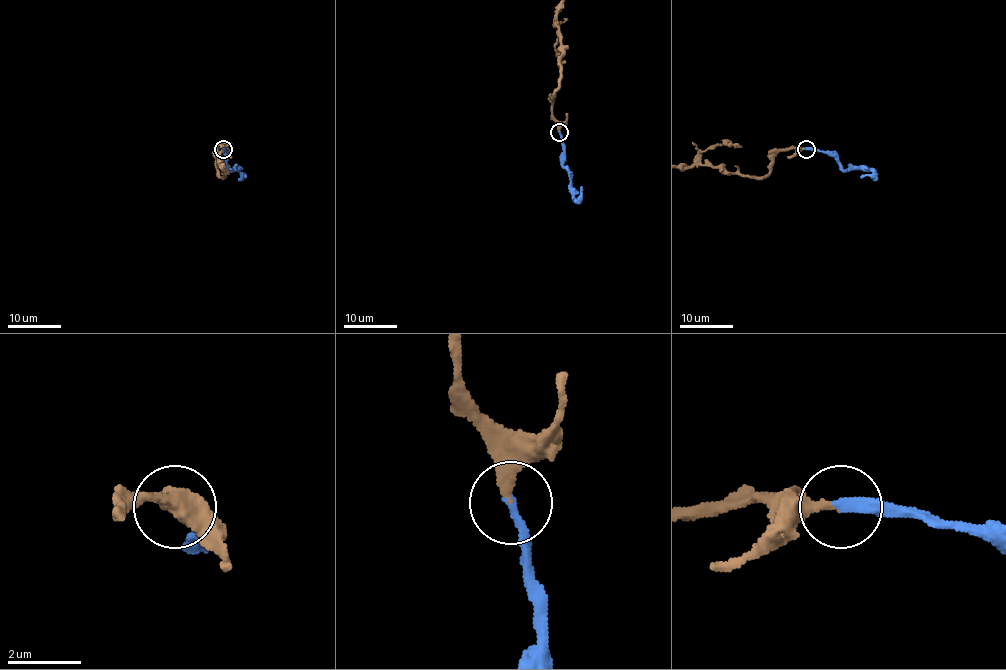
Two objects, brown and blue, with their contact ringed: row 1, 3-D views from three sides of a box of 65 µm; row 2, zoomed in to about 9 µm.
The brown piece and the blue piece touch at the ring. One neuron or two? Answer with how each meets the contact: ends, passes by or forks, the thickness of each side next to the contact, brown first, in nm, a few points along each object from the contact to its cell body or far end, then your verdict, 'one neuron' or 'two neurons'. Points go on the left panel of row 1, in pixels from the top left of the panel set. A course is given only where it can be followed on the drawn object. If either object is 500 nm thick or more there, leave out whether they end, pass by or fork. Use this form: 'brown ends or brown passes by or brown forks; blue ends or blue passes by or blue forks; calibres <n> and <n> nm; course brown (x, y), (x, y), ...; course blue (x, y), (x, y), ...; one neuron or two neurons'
brown ends; blue ends; calibres 340 and 280 nm; course blue (224, 148), (228, 152), (226, 164), (246, 177); one neuron

